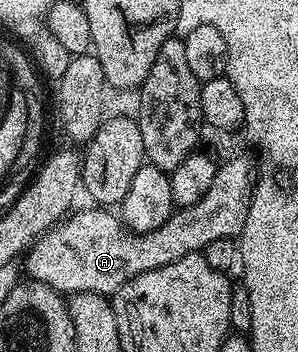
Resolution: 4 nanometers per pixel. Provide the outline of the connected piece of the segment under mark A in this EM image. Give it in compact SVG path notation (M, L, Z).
M235 156L232 160L227 160L224 164L220 163L215 170L215 177L213 178L213 183L209 186L209 190L205 190L205 194L201 197L197 203L188 204L186 206L180 207L178 210L172 211L170 218L161 225L157 230L152 232L144 232L142 234L136 234L131 231L131 229L124 227L120 217L115 216L114 211L108 210L103 206L90 206L84 212L78 212L78 210L72 211L70 215L66 217L65 222L60 222L51 228L50 231L44 236L40 236L38 240L35 241L34 245L26 249L25 257L27 256L27 268L25 264L25 272L29 275L28 277L34 278L38 283L54 288L56 292L60 294L70 294L73 292L101 292L104 294L114 294L117 289L122 286L125 282L129 282L137 274L145 274L149 270L157 270L161 266L169 266L169 262L177 262L177 258L185 258L189 255L190 252L202 253L204 248L209 246L209 242L214 240L230 240L232 238L238 237L239 233L243 231L245 226L245 218L249 214L249 206L251 205L251 195L255 189L255 182L257 179L256 176L257 168L253 163L252 157L251 160L247 156Z

